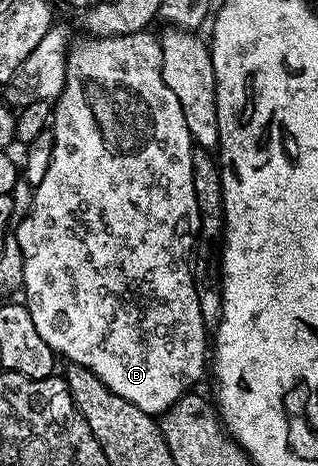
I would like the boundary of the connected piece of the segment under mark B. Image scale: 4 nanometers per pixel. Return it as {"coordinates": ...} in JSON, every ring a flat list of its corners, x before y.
{"coordinates":[[144,30,127,35,85,37,67,50,66,80,52,107,52,161,48,165,48,173,44,173,44,181,34,188,30,211,17,224,16,238,24,253,21,286,21,290,26,291,24,302,28,313,32,313,32,322,36,324,40,337,44,337,55,356,62,358,63,355,66,363,84,365,84,369,96,373,112,393,124,397,124,401,132,401,136,409,144,409,144,413,158,417,193,388,190,386,201,377,205,367,207,370,208,328,196,293,190,255,190,250,195,250,198,234,196,189,192,185,192,153,195,148,188,125,184,125,184,113,180,113,180,101,176,101,176,93,164,85,159,36,150,34,149,30]]}

